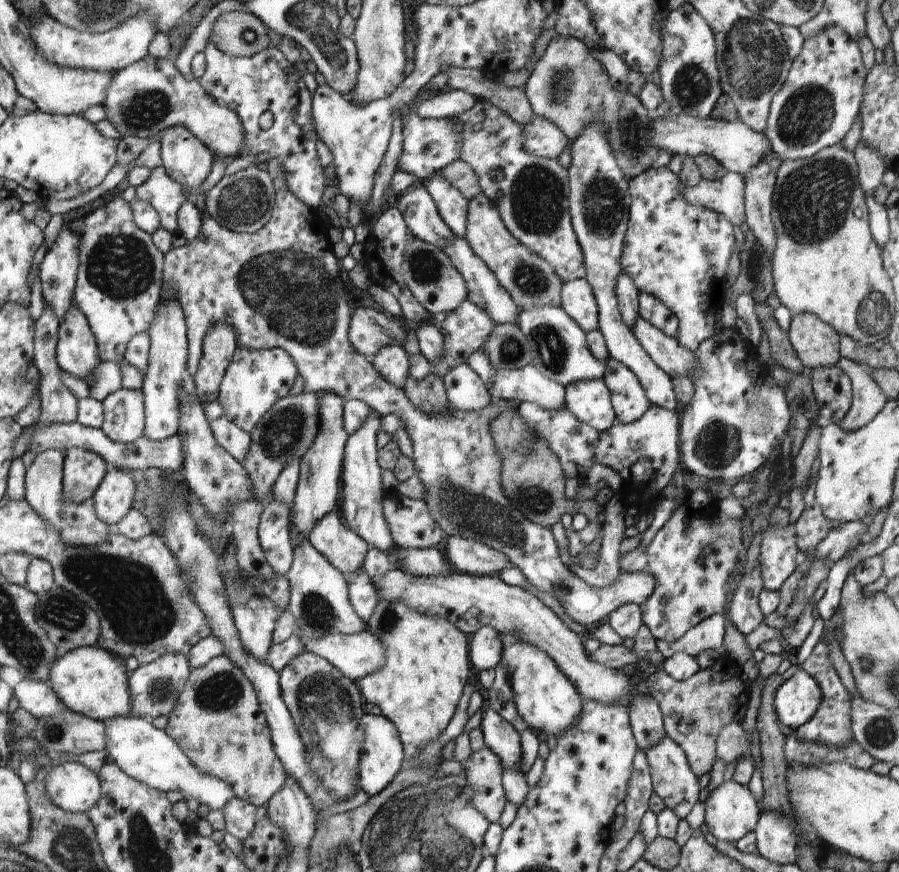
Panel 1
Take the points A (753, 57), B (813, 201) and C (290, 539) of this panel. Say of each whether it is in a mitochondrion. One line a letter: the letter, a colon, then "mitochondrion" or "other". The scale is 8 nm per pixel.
A: mitochondrion
B: mitochondrion
C: other

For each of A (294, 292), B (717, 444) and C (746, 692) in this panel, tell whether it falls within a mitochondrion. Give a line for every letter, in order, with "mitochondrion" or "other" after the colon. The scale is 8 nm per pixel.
A: mitochondrion
B: mitochondrion
C: other

